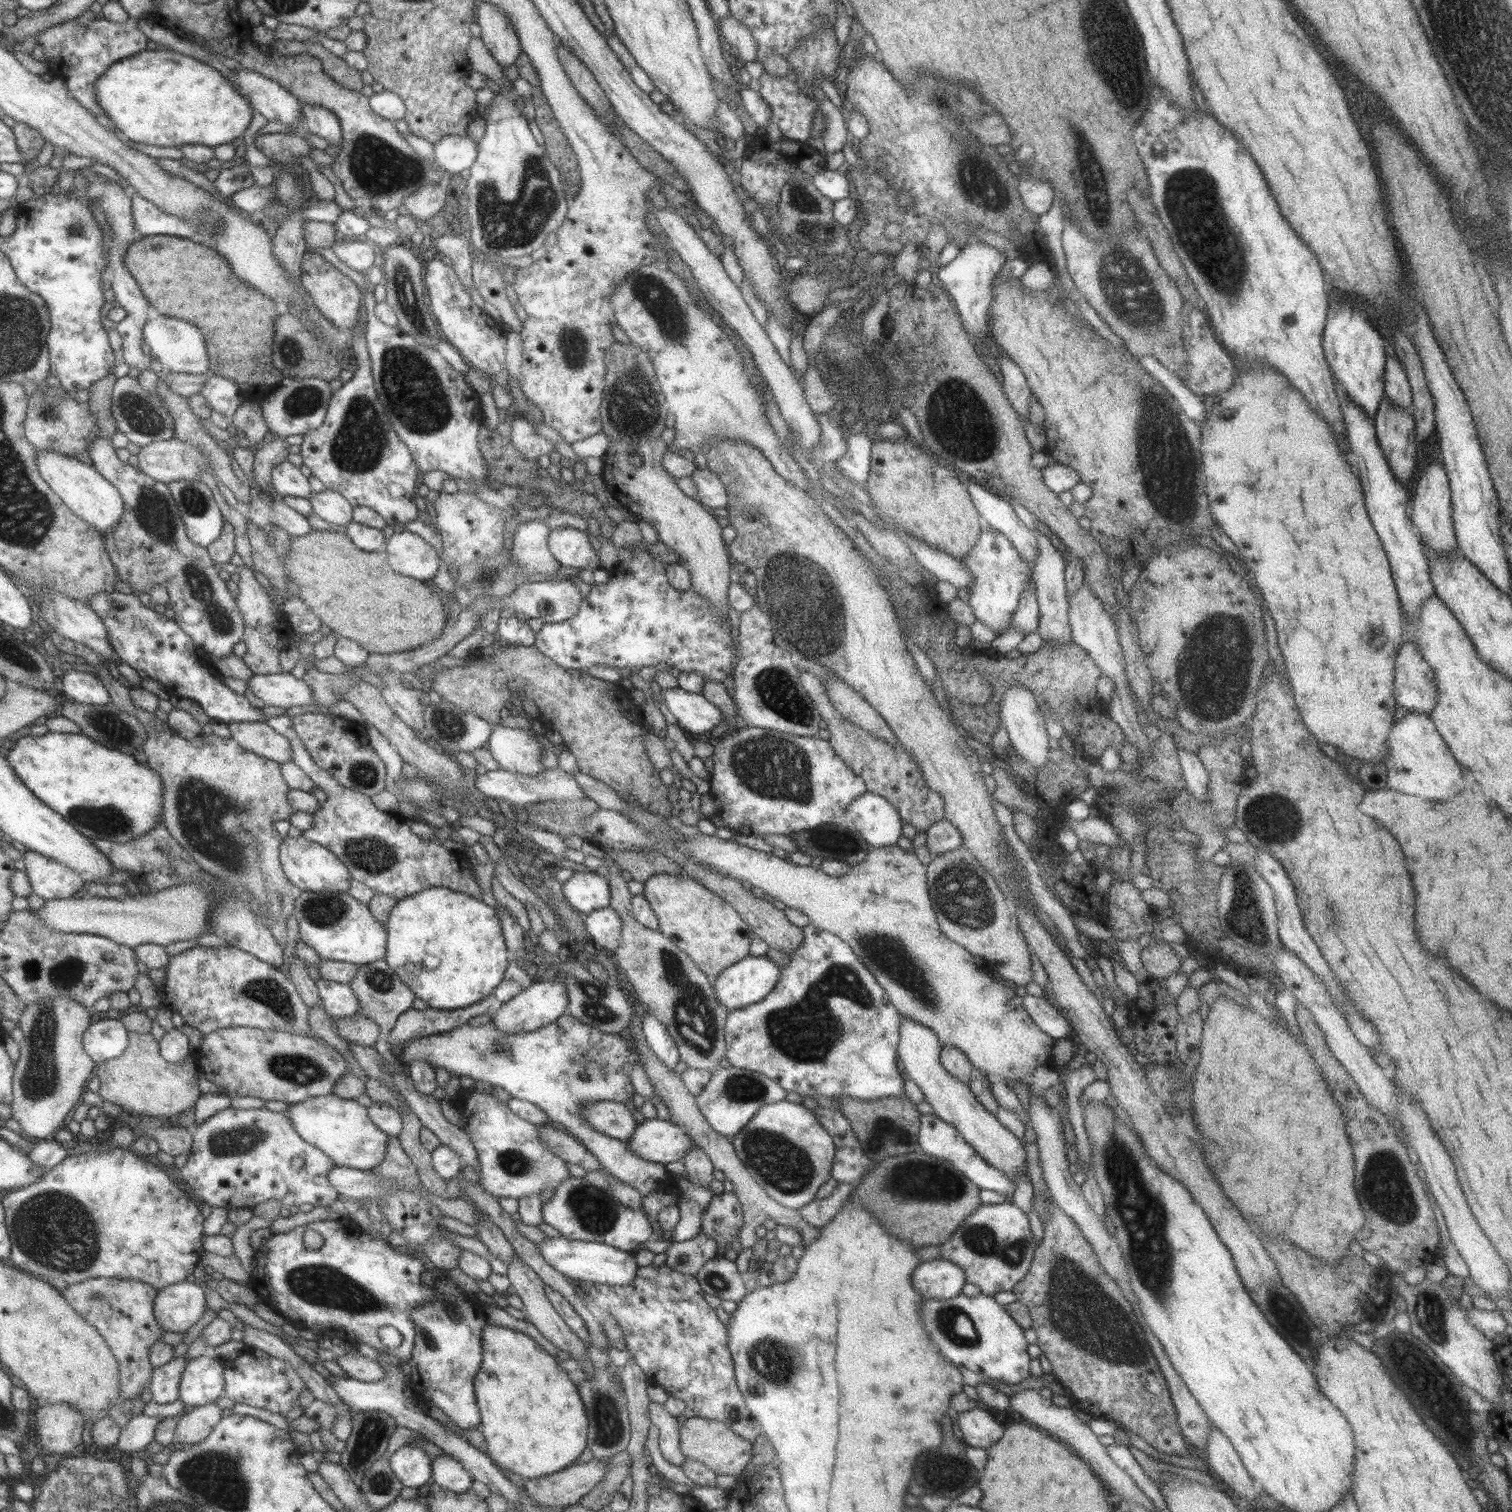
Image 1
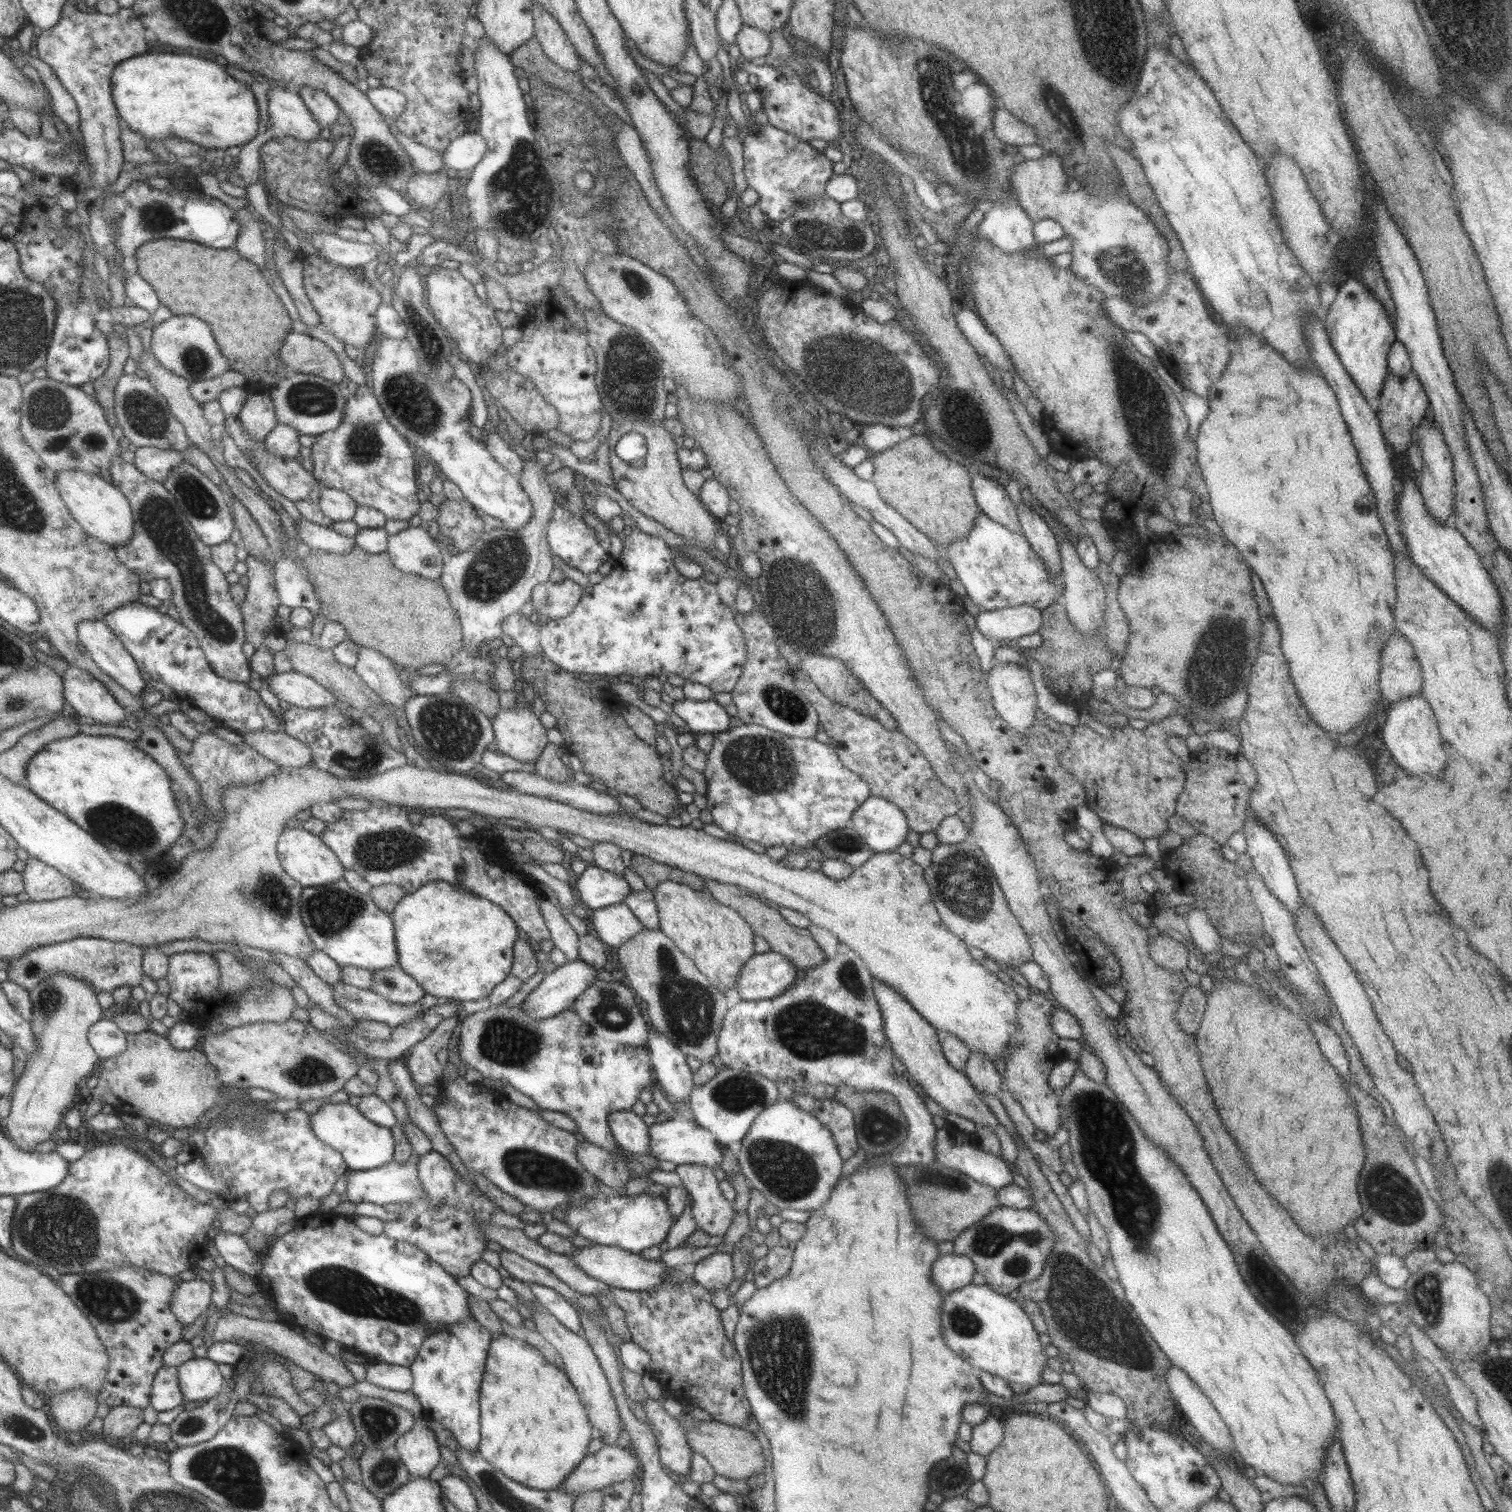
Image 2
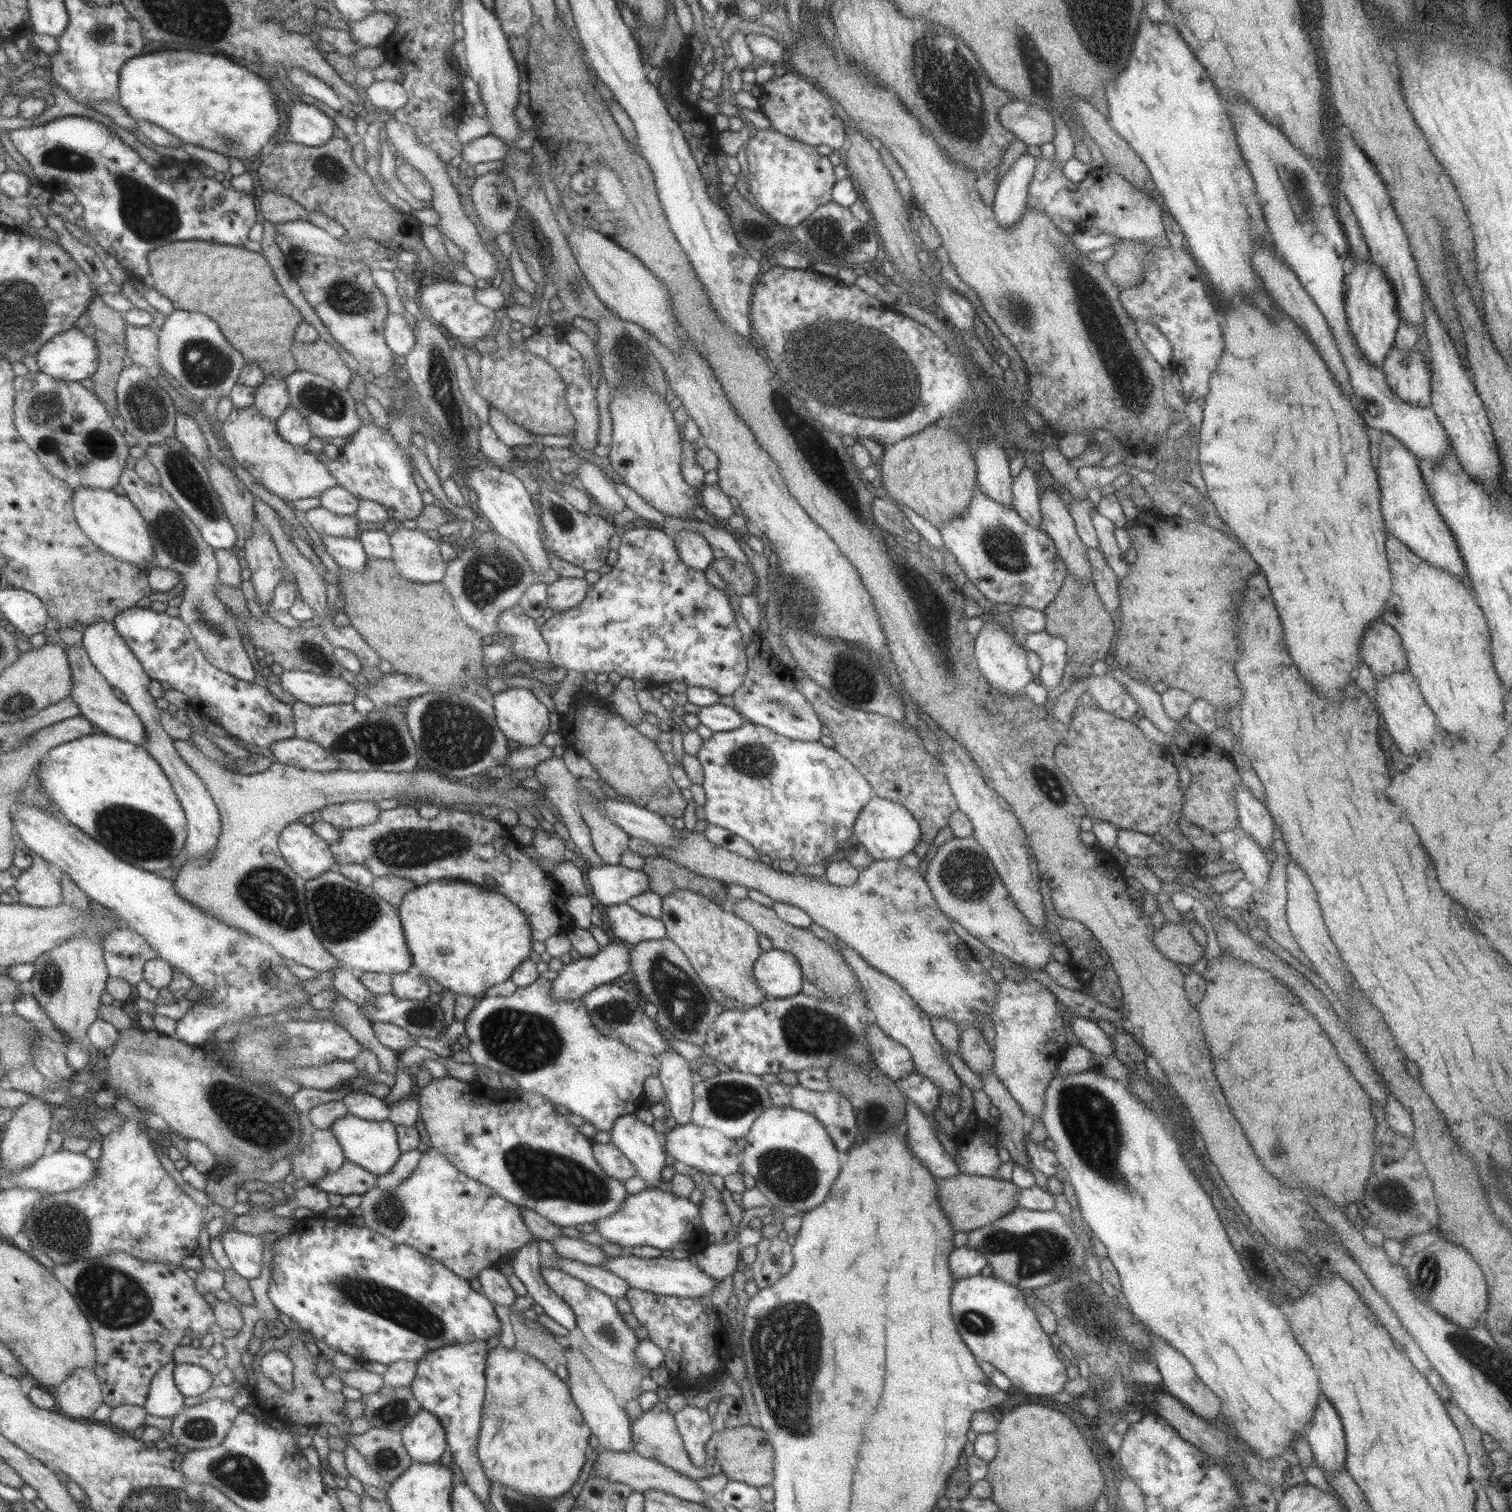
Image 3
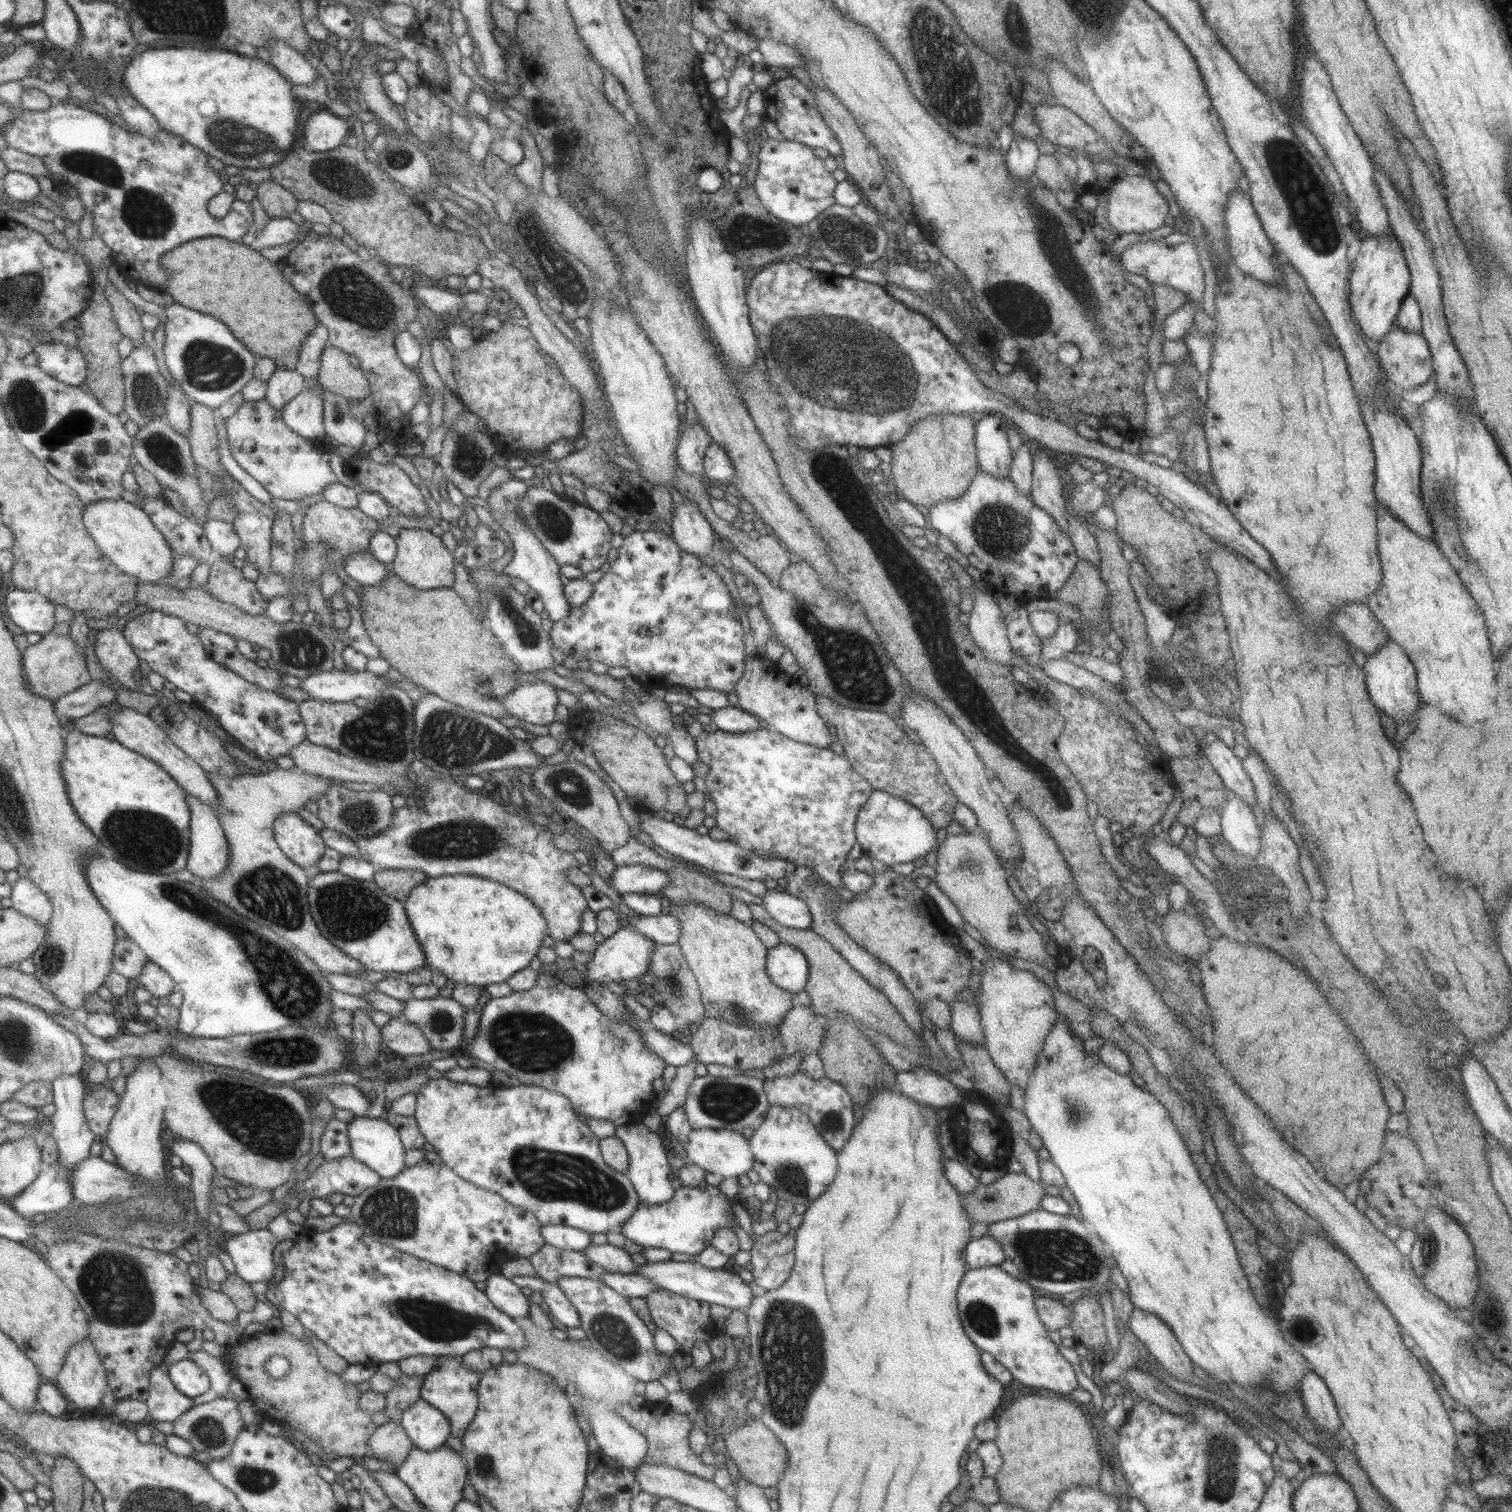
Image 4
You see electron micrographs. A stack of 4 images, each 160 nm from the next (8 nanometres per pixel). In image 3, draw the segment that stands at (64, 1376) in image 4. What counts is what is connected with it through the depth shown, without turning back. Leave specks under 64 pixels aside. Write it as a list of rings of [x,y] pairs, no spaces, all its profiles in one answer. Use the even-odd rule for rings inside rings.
[[[78,1368],[54,1393],[60,1412],[72,1419],[90,1420],[104,1403],[100,1378],[93,1368]]]

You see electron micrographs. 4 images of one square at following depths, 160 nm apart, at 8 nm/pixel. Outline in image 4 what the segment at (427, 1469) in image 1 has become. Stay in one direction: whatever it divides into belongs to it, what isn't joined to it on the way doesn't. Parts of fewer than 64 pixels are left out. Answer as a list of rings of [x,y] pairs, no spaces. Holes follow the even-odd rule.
[[[422,1398],[402,1412],[399,1424],[412,1446],[425,1452],[439,1448],[450,1436],[450,1424],[445,1415]]]

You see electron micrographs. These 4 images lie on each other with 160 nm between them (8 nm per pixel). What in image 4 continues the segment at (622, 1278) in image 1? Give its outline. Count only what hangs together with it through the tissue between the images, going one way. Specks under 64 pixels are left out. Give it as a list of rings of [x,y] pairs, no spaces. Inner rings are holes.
[[[671,1259],[661,1262],[646,1262],[636,1266],[636,1273],[650,1280],[656,1288],[685,1296],[691,1300],[707,1302],[729,1309],[747,1309],[758,1290],[752,1283],[744,1283],[738,1274],[724,1270],[705,1268],[695,1260],[678,1262]]]

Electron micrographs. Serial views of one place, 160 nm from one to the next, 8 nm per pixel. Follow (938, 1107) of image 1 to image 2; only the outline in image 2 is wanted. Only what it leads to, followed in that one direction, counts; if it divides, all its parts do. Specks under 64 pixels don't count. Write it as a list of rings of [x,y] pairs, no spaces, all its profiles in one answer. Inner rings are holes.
[[[872,978],[873,992],[877,999],[883,1018],[883,1032],[889,1041],[893,1057],[901,1060],[905,1071],[921,1087],[923,1093],[941,1107],[944,1112],[956,1114],[973,1122],[975,1130],[979,1126],[987,1126],[994,1131],[998,1126],[993,1112],[981,1100],[979,1094],[973,1089],[968,1078],[961,1071],[949,1066],[943,1057],[937,1031],[927,1023],[920,1014],[900,994],[897,994],[890,986]]]

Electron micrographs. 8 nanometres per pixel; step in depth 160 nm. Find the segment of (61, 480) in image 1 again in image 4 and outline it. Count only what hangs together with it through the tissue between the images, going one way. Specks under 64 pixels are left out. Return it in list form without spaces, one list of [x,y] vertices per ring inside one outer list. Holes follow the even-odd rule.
[[[123,499],[92,502],[86,505],[84,523],[101,551],[127,575],[131,574],[141,582],[160,585],[169,578],[175,559],[173,550],[143,507]]]

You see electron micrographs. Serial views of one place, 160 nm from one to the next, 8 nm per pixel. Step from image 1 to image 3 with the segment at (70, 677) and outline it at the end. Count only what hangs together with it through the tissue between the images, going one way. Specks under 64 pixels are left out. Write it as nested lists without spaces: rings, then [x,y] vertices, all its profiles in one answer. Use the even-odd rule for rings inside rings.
[[[68,646],[68,657],[73,671],[73,692],[70,695],[81,709],[81,715],[100,727],[103,732],[126,741],[143,745],[146,741],[146,730],[136,710],[126,701],[119,700],[113,692],[113,686],[104,674],[94,665],[88,650],[82,647]]]

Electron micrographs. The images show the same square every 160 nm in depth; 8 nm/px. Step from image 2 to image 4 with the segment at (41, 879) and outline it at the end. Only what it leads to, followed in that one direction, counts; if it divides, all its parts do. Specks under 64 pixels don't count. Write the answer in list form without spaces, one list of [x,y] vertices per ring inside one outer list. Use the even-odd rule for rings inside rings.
[[[29,876],[21,877],[14,883],[11,900],[15,910],[44,925],[49,924],[56,909],[52,898]]]

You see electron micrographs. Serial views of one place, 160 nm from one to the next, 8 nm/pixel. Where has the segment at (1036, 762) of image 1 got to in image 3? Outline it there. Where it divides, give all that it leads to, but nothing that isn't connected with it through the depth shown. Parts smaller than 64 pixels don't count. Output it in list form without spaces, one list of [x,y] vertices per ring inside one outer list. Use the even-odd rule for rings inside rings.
[[[995,612],[983,616],[979,635],[974,639],[974,660],[985,681],[1006,696],[1022,692],[1025,685],[1033,681],[1034,676],[1027,669],[1027,650],[1016,645],[1012,637],[1001,628]]]

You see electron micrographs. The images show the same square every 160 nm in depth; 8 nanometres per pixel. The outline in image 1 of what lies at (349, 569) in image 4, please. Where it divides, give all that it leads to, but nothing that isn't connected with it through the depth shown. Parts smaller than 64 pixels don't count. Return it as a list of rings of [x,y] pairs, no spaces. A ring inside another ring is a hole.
[[[252,493],[246,502],[247,521],[252,522],[261,530],[268,530],[269,526],[283,528],[291,537],[304,535],[311,530],[305,515],[299,514],[283,502],[266,501]]]

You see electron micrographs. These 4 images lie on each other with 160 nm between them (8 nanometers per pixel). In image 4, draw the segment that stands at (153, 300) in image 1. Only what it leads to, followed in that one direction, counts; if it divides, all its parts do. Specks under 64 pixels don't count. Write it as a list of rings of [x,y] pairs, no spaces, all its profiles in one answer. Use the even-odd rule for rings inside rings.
[[[221,237],[196,238],[168,250],[161,257],[160,263],[168,274],[162,289],[172,296],[175,303],[215,316],[256,358],[270,359],[279,370],[294,370],[301,341],[313,330],[317,320],[310,305],[301,302],[301,296],[285,282],[279,265],[263,257],[254,245],[247,246]]]

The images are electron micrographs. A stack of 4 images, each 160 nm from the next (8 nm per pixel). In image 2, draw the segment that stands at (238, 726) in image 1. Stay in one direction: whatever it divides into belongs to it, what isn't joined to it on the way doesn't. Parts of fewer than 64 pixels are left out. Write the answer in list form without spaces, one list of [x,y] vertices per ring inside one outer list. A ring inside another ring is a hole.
[[[252,730],[238,733],[243,743],[278,767],[299,768],[312,760],[310,750],[283,730]]]

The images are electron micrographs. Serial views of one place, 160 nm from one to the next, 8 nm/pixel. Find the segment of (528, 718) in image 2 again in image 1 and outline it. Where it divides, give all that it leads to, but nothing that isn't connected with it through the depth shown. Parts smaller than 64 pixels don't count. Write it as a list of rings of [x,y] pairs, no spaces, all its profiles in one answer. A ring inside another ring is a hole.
[[[509,721],[493,726],[485,747],[499,770],[535,776],[546,769],[540,759],[540,748],[543,746],[530,734],[530,730],[514,728]]]

